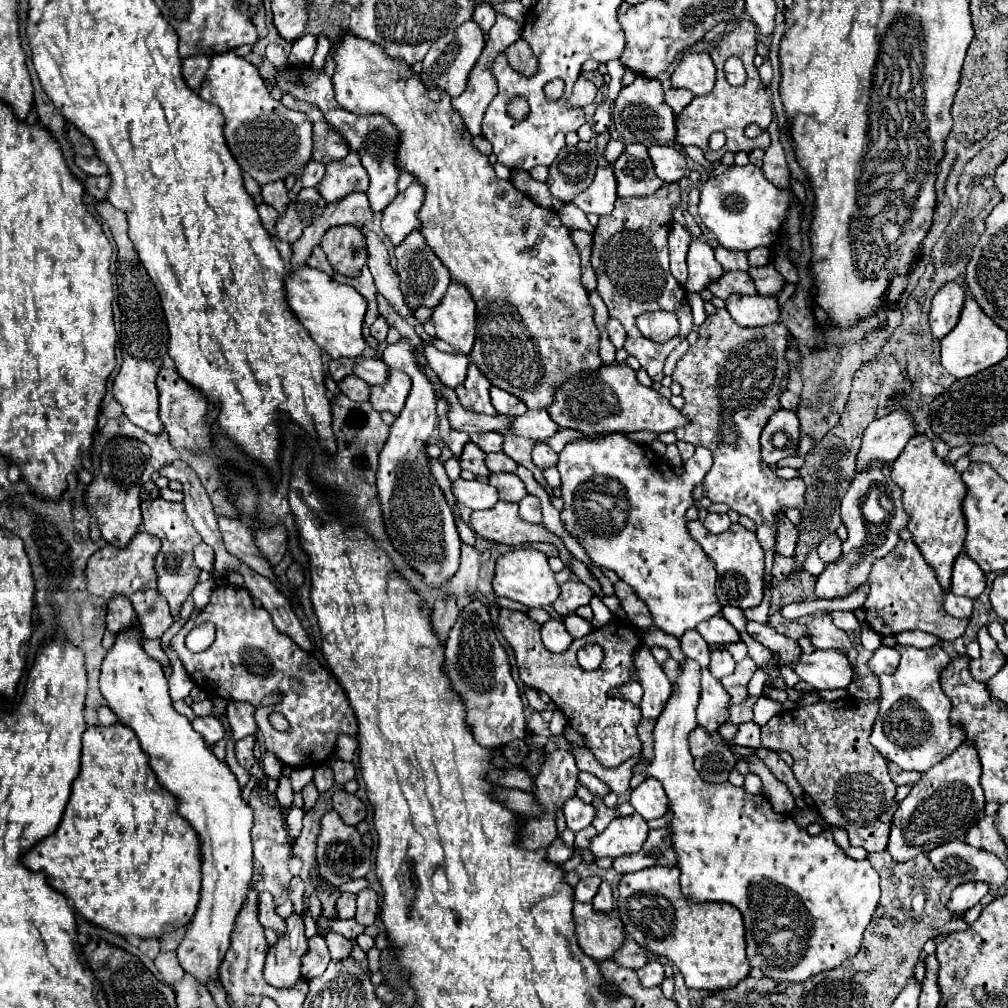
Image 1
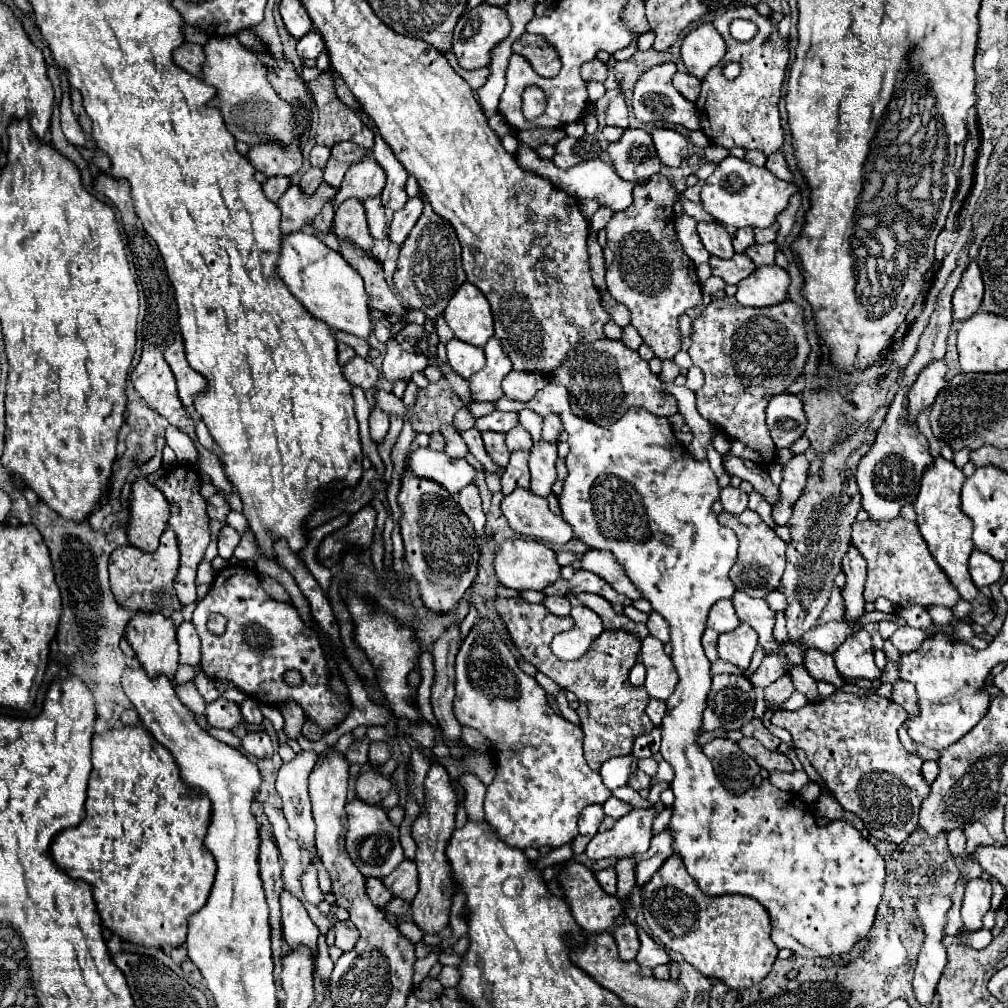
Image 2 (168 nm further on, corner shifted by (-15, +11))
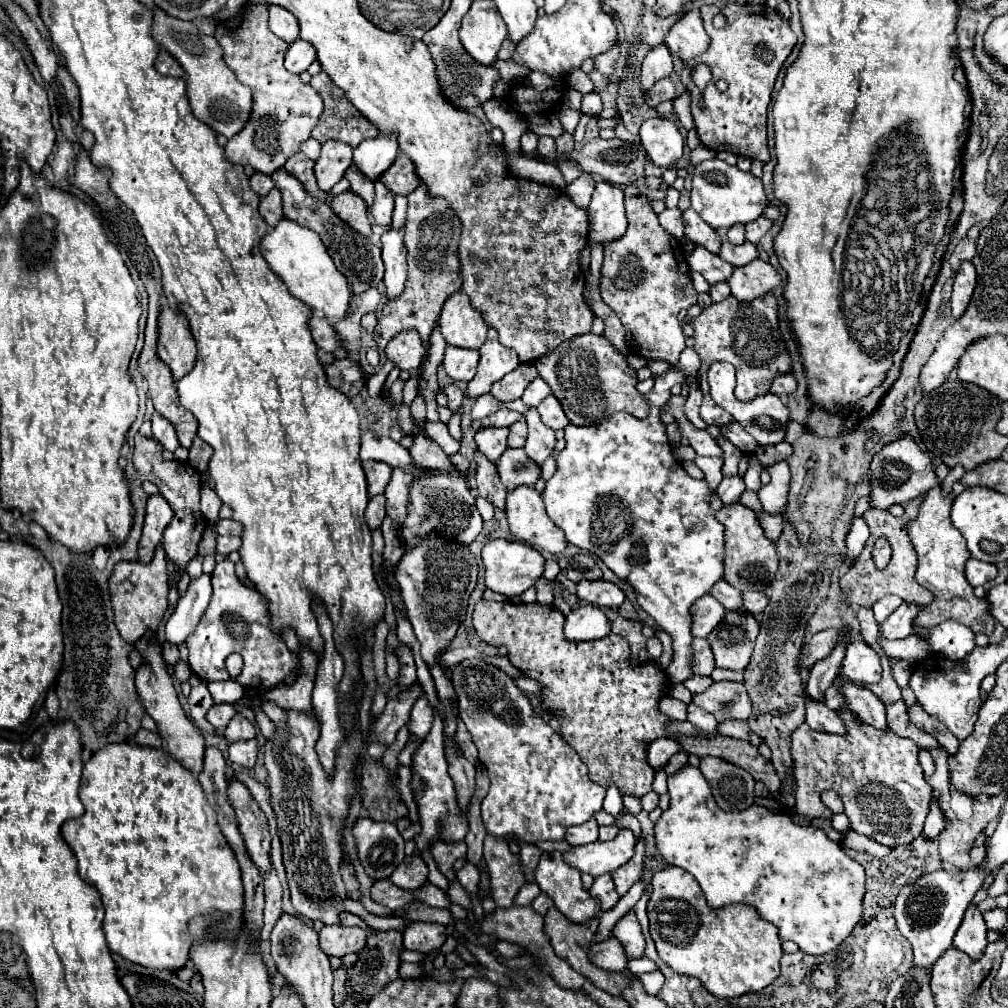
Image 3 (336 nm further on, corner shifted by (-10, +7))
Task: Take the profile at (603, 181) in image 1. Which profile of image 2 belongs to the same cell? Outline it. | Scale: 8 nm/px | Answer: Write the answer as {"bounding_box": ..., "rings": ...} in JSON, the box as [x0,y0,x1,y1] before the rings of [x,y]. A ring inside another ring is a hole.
{"bounding_box":[517,146,649,212],"rings":[[[519,146],[517,150],[517,162],[523,170],[527,172],[533,172],[533,174],[539,174],[543,178],[547,178],[551,184],[555,184],[557,188],[561,188],[563,192],[567,192],[569,196],[573,198],[591,198],[591,200],[597,200],[601,206],[609,206],[613,212],[621,212],[625,210],[633,198],[631,198],[631,190],[637,184],[645,184],[649,182],[649,178],[639,180],[639,182],[625,182],[621,176],[617,176],[615,168],[609,164],[609,162],[603,162],[603,160],[589,160],[589,162],[583,162],[583,164],[577,164],[575,168],[567,170],[567,172],[561,172],[561,168],[557,168],[551,160],[543,160],[537,156],[537,152],[529,146]]]}

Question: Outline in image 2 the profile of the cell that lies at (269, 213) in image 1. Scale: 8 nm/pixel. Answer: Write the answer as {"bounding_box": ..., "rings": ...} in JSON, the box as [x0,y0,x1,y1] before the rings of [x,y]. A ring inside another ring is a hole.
{"bounding_box":[263,178,289,202],"rings":[[[269,178],[265,184],[263,184],[263,192],[265,192],[265,196],[271,200],[271,202],[277,202],[281,196],[283,196],[283,192],[289,188],[289,180],[287,178]]]}

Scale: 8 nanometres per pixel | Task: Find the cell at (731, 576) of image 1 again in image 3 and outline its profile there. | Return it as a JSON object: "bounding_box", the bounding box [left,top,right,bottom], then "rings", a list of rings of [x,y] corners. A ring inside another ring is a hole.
{"bounding_box":[716,504,778,592],"rings":[[[726,504],[722,506],[716,514],[716,520],[722,522],[726,526],[724,530],[724,540],[726,540],[726,554],[724,554],[724,578],[728,584],[732,584],[734,588],[738,588],[740,592],[746,590],[756,590],[756,592],[764,592],[778,570],[778,556],[776,556],[776,544],[770,542],[764,536],[764,530],[756,518],[756,514],[740,504]]]}

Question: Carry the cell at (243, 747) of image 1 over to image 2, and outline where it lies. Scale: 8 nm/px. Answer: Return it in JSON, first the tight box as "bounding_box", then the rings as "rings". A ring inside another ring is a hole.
{"bounding_box":[243,732,273,758],"rings":[[[249,732],[243,738],[243,748],[257,758],[273,756],[273,744],[271,744],[271,738],[267,736],[267,732]]]}

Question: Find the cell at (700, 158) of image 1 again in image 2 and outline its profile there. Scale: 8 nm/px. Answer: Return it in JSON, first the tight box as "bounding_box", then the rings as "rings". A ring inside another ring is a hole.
{"bounding_box":[633,62,699,130],"rings":[[[665,62],[665,64],[659,64],[659,66],[653,66],[649,68],[647,72],[641,74],[639,82],[635,84],[635,90],[633,90],[633,112],[635,112],[635,118],[643,124],[657,124],[657,122],[667,122],[667,124],[681,124],[685,126],[687,130],[699,130],[699,116],[697,116],[697,110],[695,110],[695,104],[689,102],[687,98],[679,96],[679,92],[673,88],[671,84],[671,78],[675,76],[677,68],[673,62]]]}

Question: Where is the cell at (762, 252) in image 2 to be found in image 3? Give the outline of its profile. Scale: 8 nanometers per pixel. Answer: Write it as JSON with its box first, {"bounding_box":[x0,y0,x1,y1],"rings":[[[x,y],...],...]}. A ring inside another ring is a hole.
{"bounding_box":[718,242,758,266],"rings":[[[724,242],[722,248],[720,248],[720,252],[718,252],[718,256],[724,262],[732,264],[732,266],[746,266],[752,260],[758,258],[758,250],[756,250],[756,244],[750,244],[750,242],[744,242],[740,246],[734,246],[730,242]]]}

